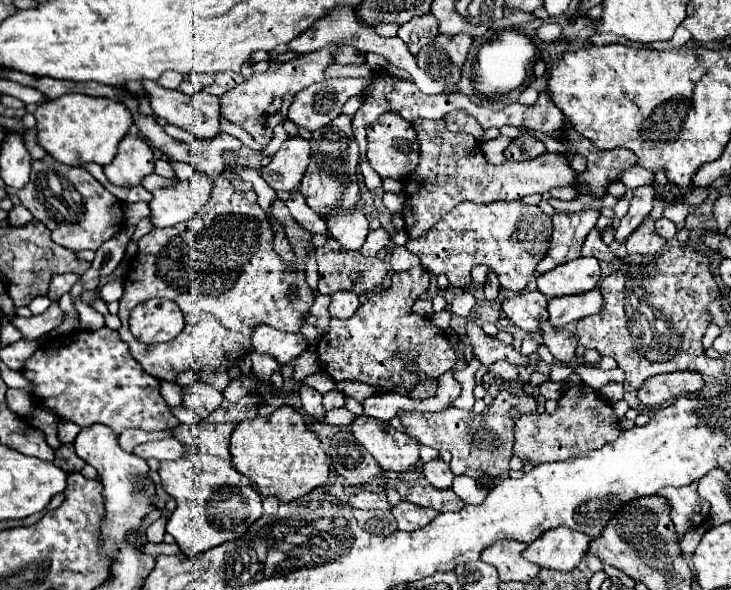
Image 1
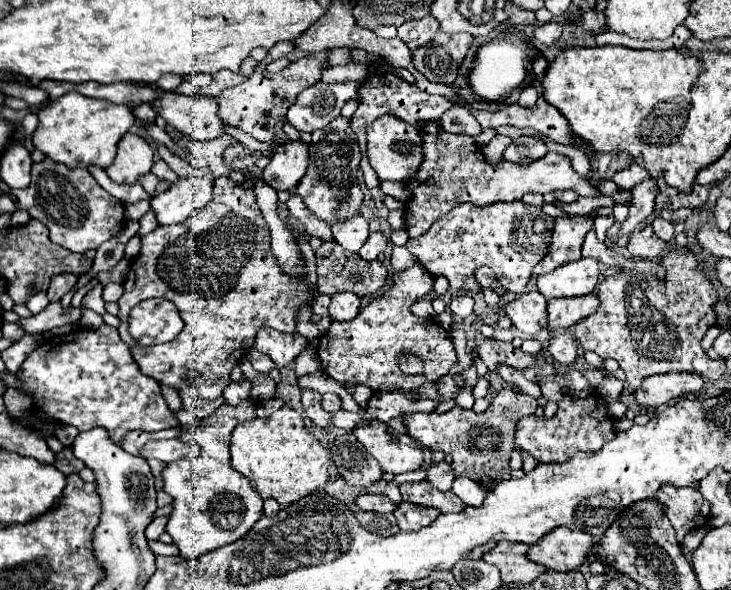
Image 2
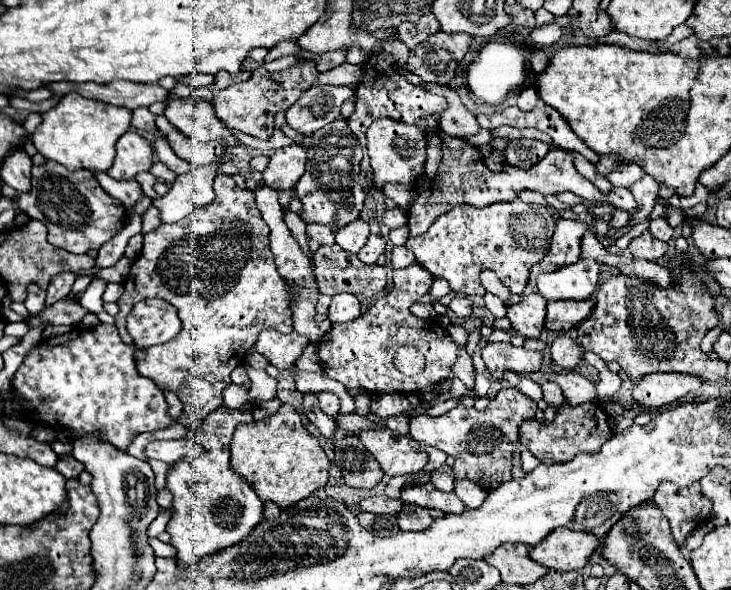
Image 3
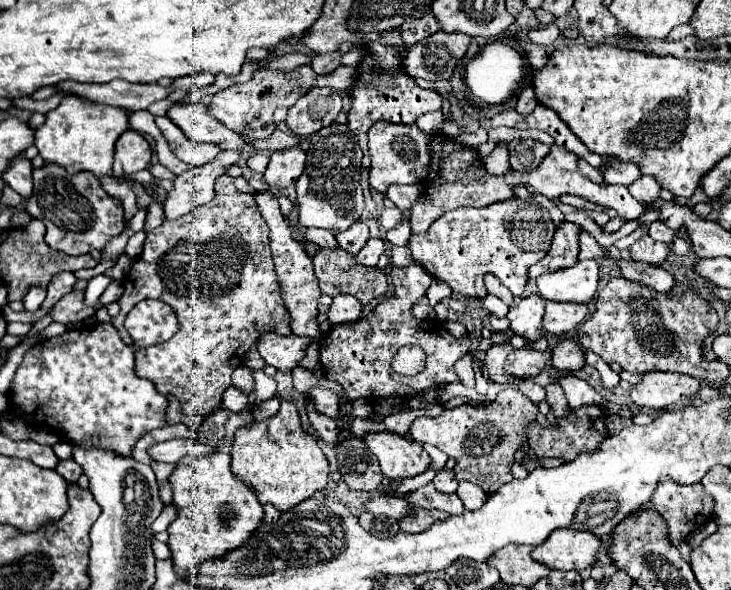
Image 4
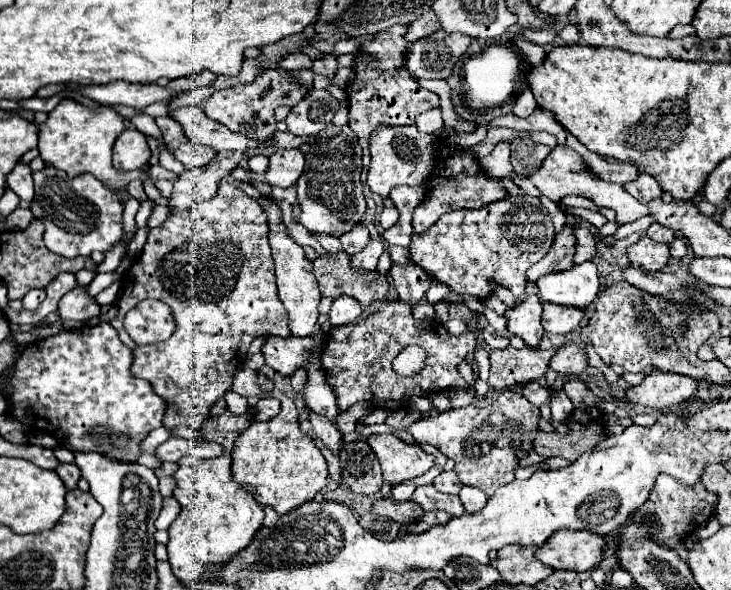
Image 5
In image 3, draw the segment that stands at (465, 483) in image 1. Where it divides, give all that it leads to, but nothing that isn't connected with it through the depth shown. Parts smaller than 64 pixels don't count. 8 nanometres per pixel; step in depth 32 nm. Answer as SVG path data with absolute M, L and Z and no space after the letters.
M456 480L454 484L454 494L468 506L468 508L478 508L482 506L484 498L488 496L488 492L482 486L474 486L474 482L470 480Z

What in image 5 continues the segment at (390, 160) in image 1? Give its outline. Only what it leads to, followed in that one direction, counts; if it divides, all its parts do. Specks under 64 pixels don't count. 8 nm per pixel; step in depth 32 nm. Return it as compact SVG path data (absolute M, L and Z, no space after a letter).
M414 124L412 126L376 126L376 130L370 134L370 156L372 156L372 162L368 168L370 190L386 198L390 188L394 186L422 184L430 176L430 170L434 168L434 138L436 138L434 134L424 134Z

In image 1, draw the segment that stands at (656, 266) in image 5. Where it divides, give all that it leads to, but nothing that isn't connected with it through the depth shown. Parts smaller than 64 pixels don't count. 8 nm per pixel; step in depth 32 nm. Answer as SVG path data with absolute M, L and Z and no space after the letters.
M648 216L626 240L628 254L652 254L658 256L662 252L662 246L666 244L664 238L658 238L654 230L654 218Z

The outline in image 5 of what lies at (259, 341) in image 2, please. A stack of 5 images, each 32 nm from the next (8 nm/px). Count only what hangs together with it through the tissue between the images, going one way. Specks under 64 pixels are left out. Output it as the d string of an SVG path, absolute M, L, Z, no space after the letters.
M322 330L316 334L316 338L266 336L262 354L264 354L268 366L272 366L276 372L280 372L284 376L290 376L296 368L304 366L304 362L310 356L312 346L322 346L322 342L324 342Z

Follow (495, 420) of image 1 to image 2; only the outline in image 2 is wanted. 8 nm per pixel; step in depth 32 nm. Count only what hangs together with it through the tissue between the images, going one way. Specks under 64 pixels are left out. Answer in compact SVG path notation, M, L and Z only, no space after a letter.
M504 388L492 400L492 404L488 406L488 410L484 414L476 414L474 410L464 410L464 408L454 406L452 410L442 412L442 414L438 414L438 412L428 412L426 416L404 414L402 420L404 420L404 426L408 430L408 436L418 440L422 446L428 446L428 448L440 450L440 452L448 452L448 454L456 454L456 476L468 476L474 482L478 482L480 486L484 486L486 490L490 490L498 482L510 478L510 454L514 450L514 426L516 426L516 420L522 418L522 416L528 416L528 414L534 414L536 408L538 408L536 398L514 392L510 388Z

